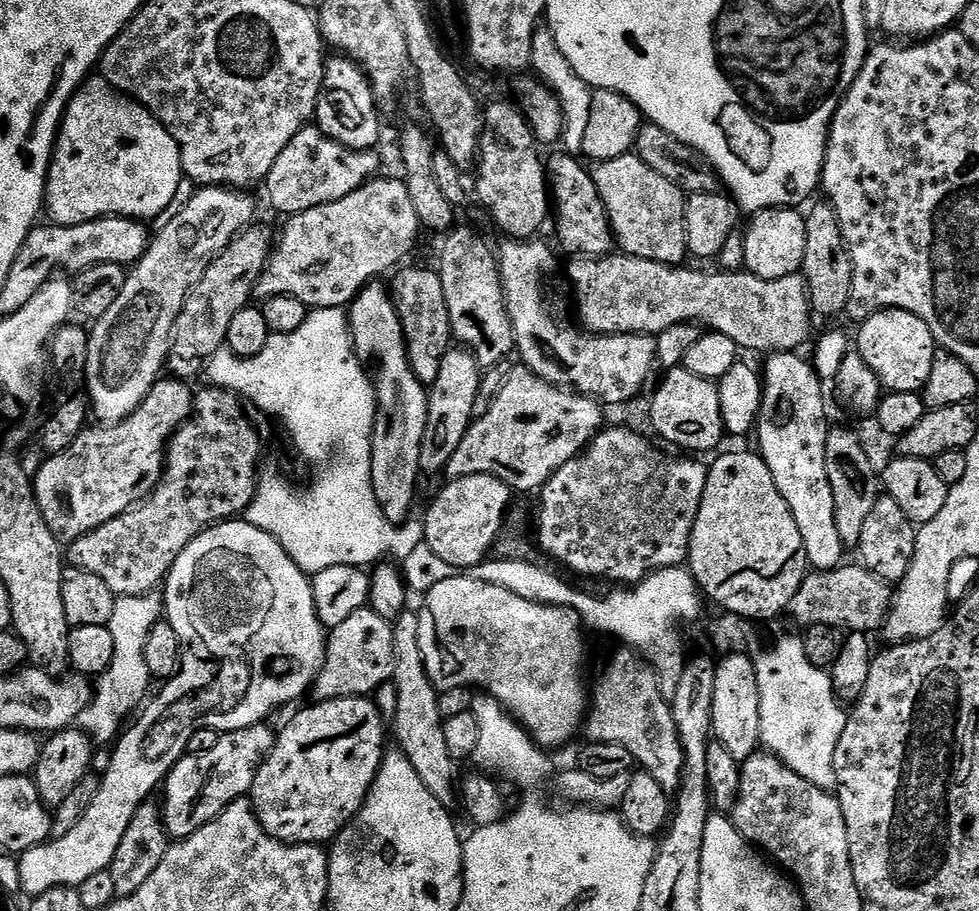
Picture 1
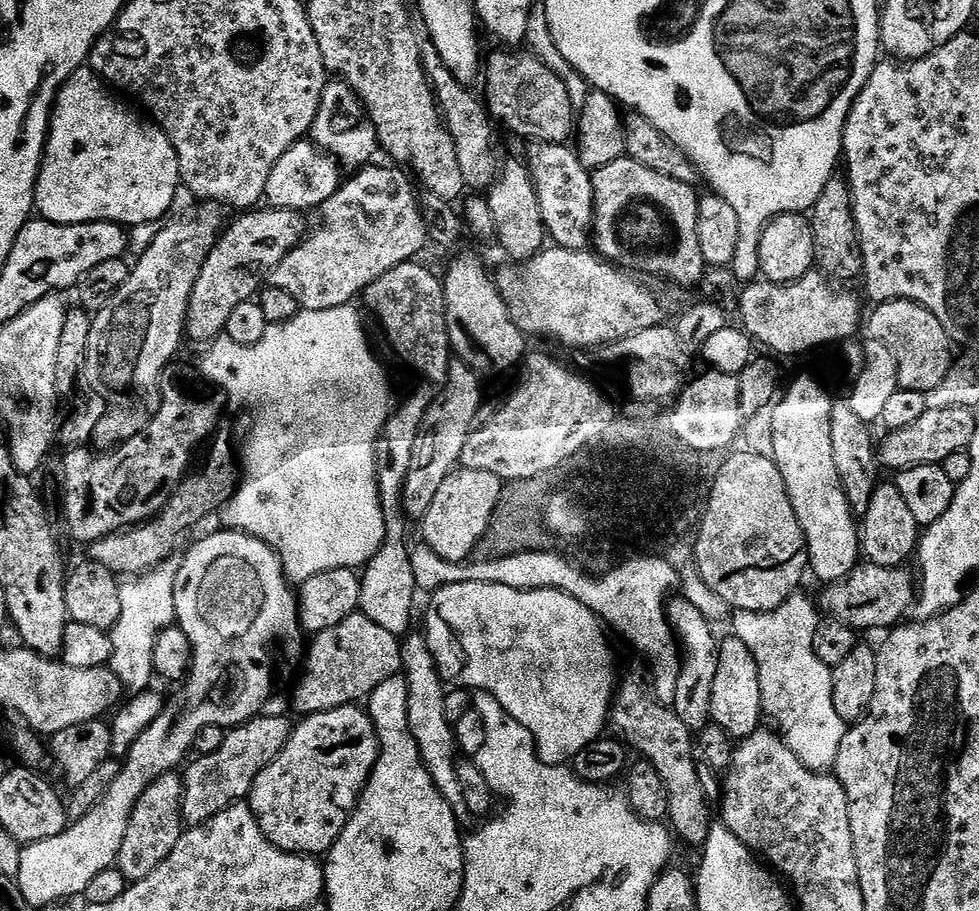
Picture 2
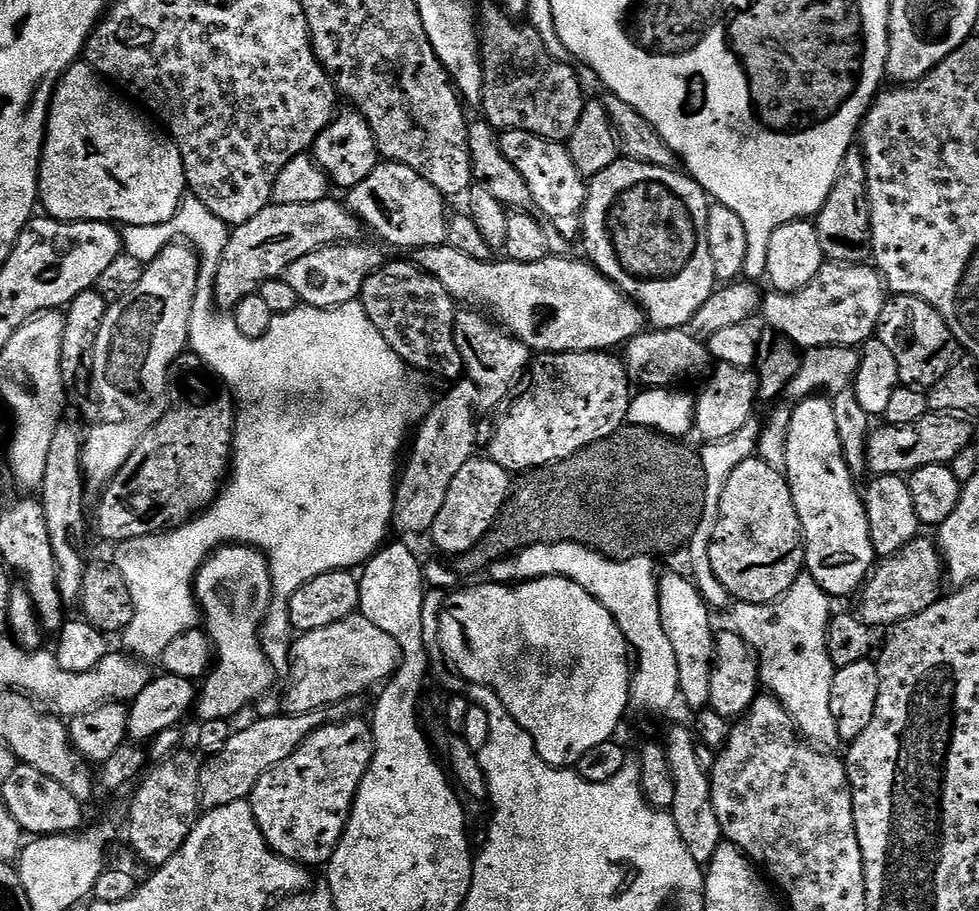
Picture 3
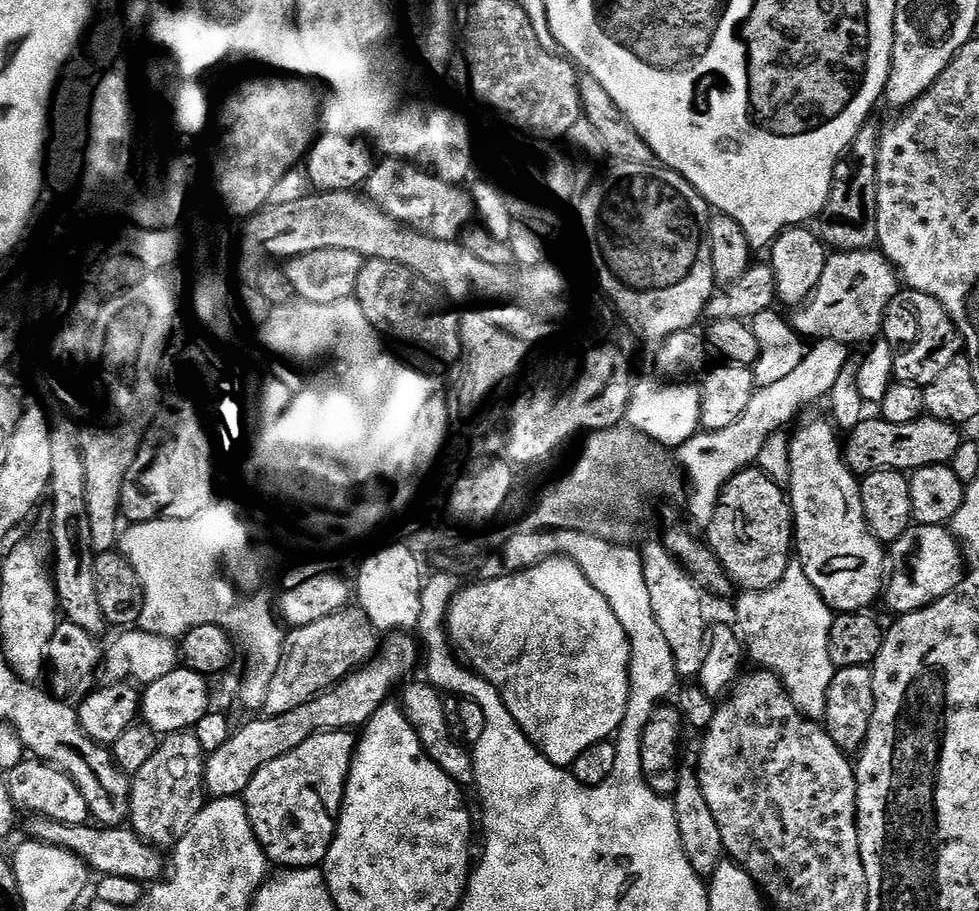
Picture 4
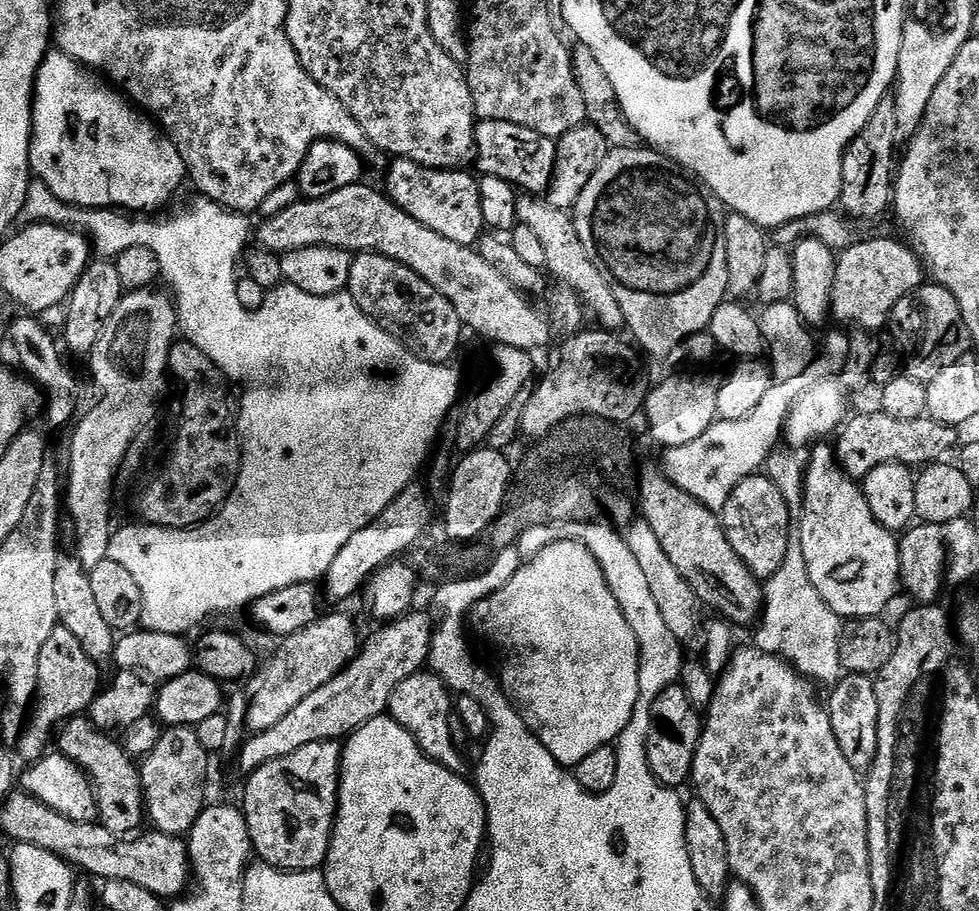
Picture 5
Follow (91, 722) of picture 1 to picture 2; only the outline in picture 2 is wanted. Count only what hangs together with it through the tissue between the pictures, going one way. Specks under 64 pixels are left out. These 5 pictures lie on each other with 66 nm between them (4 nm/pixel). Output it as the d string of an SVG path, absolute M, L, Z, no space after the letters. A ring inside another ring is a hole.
M165 562L159 568L145 572L144 575L129 579L120 589L122 614L110 629L112 637L112 659L110 667L129 693L145 691L154 680L154 644L163 628L173 627L176 619L174 590L176 589L177 565Z

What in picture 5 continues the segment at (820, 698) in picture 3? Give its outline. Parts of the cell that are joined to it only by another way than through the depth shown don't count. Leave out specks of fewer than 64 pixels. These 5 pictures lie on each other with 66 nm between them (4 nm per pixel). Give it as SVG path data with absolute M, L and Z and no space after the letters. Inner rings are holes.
M799 538L788 541L786 558L774 575L767 577L763 585L764 602L755 625L755 647L766 654L778 656L791 664L801 676L807 676L817 685L835 685L842 675L840 667L841 617L826 606L822 594L814 590L810 582L810 570L806 570L806 557L802 555Z

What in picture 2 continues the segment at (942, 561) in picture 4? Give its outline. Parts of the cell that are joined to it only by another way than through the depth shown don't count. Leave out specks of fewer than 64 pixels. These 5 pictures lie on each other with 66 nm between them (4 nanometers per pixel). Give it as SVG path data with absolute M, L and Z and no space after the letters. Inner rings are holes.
M863 563L859 565L855 571L853 571L847 578L842 580L831 581L827 583L823 588L824 592L821 596L818 596L818 602L821 609L833 619L838 619L844 624L851 625L852 628L858 632L863 630L890 630L896 625L899 625L904 614L911 611L916 597L916 580L908 572L909 569L897 569L890 567L880 567L877 564Z

